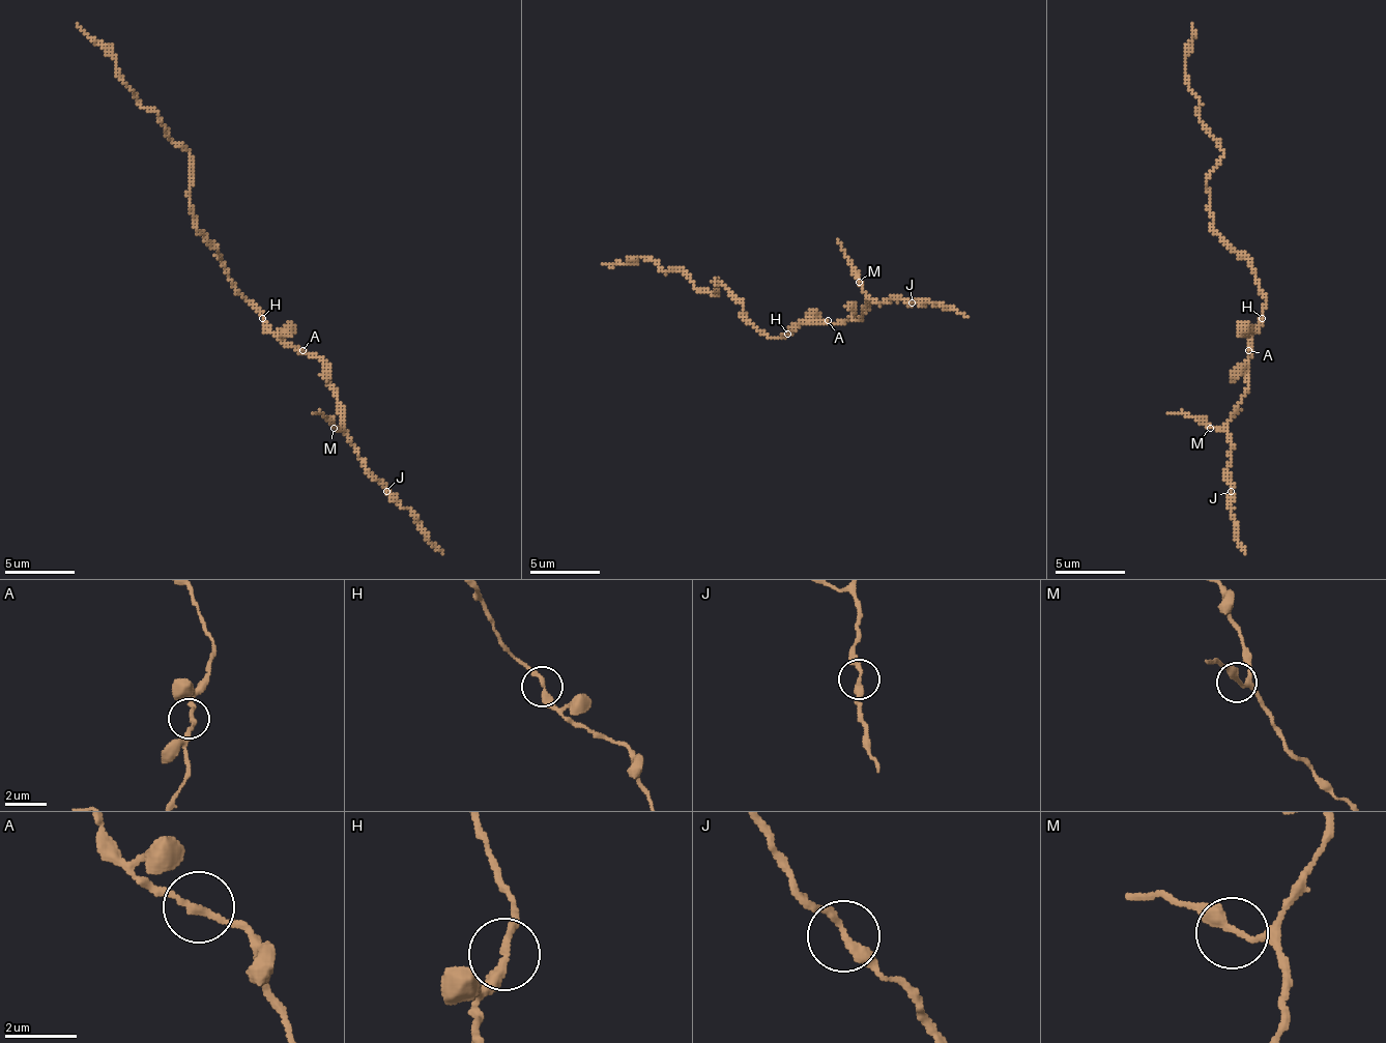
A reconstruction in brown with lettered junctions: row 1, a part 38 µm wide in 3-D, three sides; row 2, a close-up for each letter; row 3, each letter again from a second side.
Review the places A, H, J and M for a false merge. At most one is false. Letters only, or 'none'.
none

